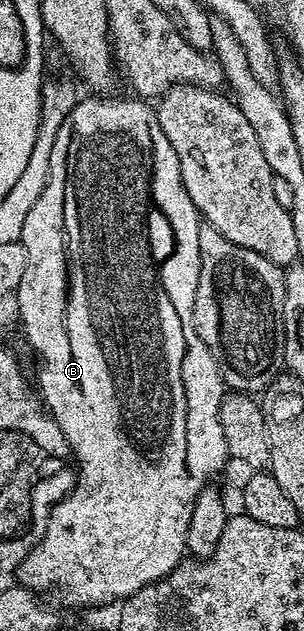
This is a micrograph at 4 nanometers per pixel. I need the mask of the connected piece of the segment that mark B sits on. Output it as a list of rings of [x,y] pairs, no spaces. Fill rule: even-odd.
[[[131,98],[132,100],[84,100],[81,99],[71,110],[69,117],[62,123],[61,130],[54,142],[53,153],[50,154],[48,181],[45,182],[45,189],[42,190],[41,197],[35,202],[30,214],[26,217],[25,226],[22,228],[20,243],[26,248],[26,270],[22,275],[21,285],[18,286],[18,306],[19,323],[24,324],[24,336],[28,339],[28,344],[41,356],[44,361],[40,364],[40,384],[38,383],[39,393],[42,395],[42,403],[47,411],[56,420],[56,425],[62,430],[62,434],[66,434],[68,445],[72,448],[72,455],[76,461],[78,475],[76,484],[72,488],[72,493],[62,502],[58,502],[52,511],[50,522],[46,526],[46,534],[42,534],[42,538],[34,546],[34,550],[30,550],[30,554],[26,554],[26,558],[20,563],[18,580],[25,588],[29,588],[37,594],[45,594],[44,592],[61,592],[66,599],[72,604],[81,604],[84,610],[97,607],[102,604],[112,604],[116,600],[126,600],[133,596],[138,590],[142,590],[147,584],[158,582],[164,576],[168,576],[186,556],[186,534],[190,526],[190,518],[194,514],[194,504],[196,495],[206,487],[209,487],[211,478],[215,472],[220,472],[224,468],[224,463],[229,463],[230,457],[228,447],[226,446],[226,434],[222,430],[222,422],[220,421],[220,407],[224,402],[226,395],[226,385],[224,382],[224,373],[221,365],[215,356],[206,346],[206,342],[202,342],[202,338],[198,338],[198,330],[194,326],[194,298],[198,290],[198,274],[200,273],[200,251],[198,250],[198,234],[200,233],[200,225],[202,217],[197,212],[194,202],[190,198],[190,194],[186,194],[186,186],[182,182],[182,170],[178,162],[178,154],[174,154],[174,146],[170,146],[170,138],[166,138],[166,134],[162,134],[162,126],[156,117],[156,108],[151,103],[145,102],[140,98]]]

